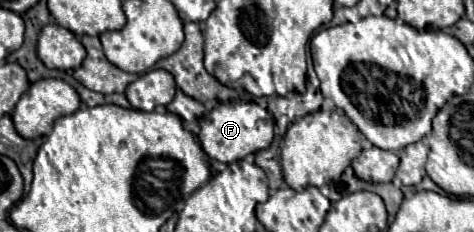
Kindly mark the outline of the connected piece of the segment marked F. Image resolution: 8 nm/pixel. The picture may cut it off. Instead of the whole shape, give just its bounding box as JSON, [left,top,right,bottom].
[199,102,275,164]

